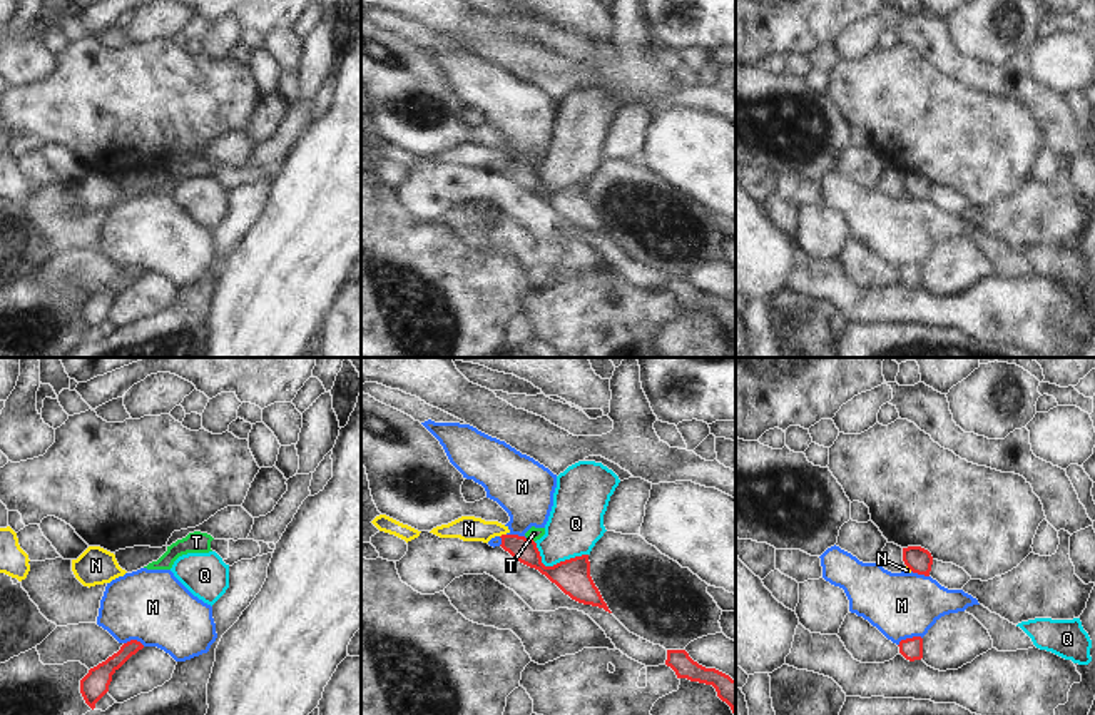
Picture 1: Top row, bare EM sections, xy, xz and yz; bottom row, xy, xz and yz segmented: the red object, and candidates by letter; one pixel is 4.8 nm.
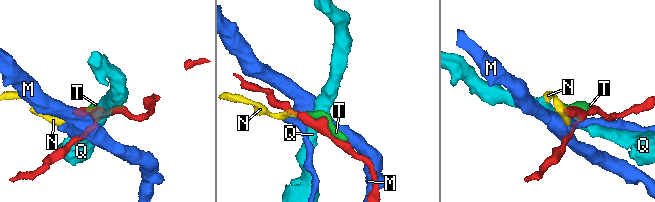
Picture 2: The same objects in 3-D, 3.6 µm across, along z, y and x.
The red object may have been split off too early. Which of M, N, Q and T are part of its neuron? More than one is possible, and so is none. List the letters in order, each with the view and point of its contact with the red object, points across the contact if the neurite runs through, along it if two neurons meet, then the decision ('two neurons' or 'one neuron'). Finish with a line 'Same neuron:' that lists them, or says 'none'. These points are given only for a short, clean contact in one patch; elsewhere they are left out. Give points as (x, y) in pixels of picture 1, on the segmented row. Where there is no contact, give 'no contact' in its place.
M: meets red in yz at (908, 638); two neurons
N: meets red in xz at (502, 535); border along xz (505, 533), (500, 537); two neurons
Q: meets red in xz at (555, 565); border along xz (534, 542), (545, 565), (555, 565), (587, 553); two neurons
T: meets red in xz at (529, 538); two neurons
Same neuron: none

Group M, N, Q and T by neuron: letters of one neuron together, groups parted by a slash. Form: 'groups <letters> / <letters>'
groups M / N T / Q

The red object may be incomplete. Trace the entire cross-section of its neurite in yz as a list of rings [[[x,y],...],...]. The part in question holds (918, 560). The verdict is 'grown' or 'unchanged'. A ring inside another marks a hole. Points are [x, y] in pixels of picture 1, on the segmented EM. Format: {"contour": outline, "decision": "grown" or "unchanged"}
{"contour": [[[921,546],[903,548],[903,561],[913,573],[929,576],[933,556],[928,550]]], "decision": "unchanged"}

